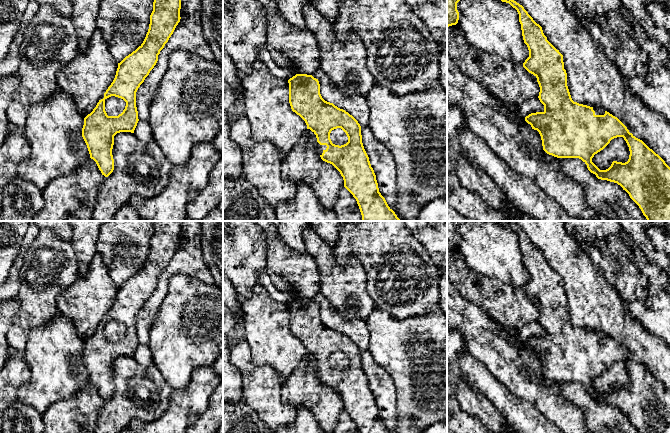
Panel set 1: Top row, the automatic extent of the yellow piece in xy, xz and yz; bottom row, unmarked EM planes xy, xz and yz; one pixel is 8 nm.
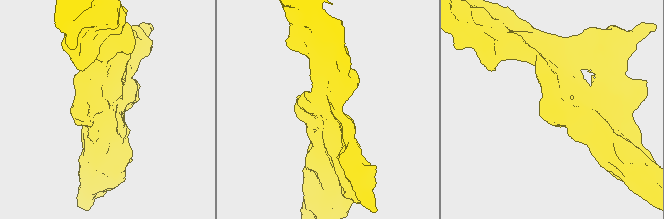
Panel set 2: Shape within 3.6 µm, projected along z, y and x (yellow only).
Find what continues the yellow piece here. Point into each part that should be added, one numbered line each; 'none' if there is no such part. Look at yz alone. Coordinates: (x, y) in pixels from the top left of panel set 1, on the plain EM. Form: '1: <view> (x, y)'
1: yz (598, 334)

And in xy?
1: xy (114, 330)

